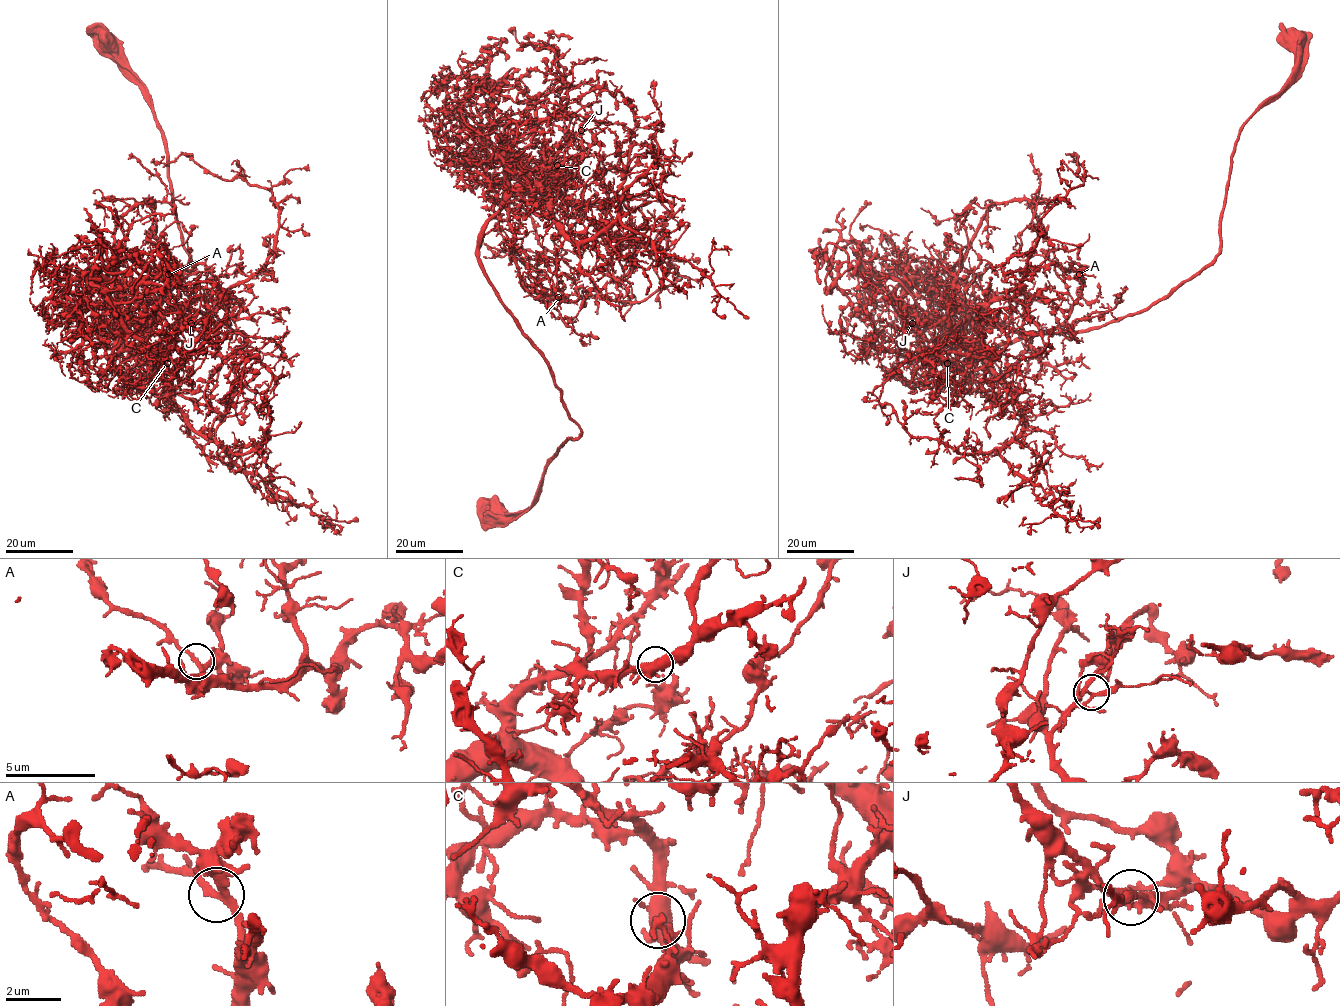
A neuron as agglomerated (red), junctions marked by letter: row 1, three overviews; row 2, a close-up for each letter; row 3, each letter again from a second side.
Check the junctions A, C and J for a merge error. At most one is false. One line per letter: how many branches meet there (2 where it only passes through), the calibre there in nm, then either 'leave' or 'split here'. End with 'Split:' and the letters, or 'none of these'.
A: branches 3; calibre 240 nm; leave
C: branches 2; calibre 160 nm; split here
J: branches 3; calibre 160 nm; leave
Split: C

